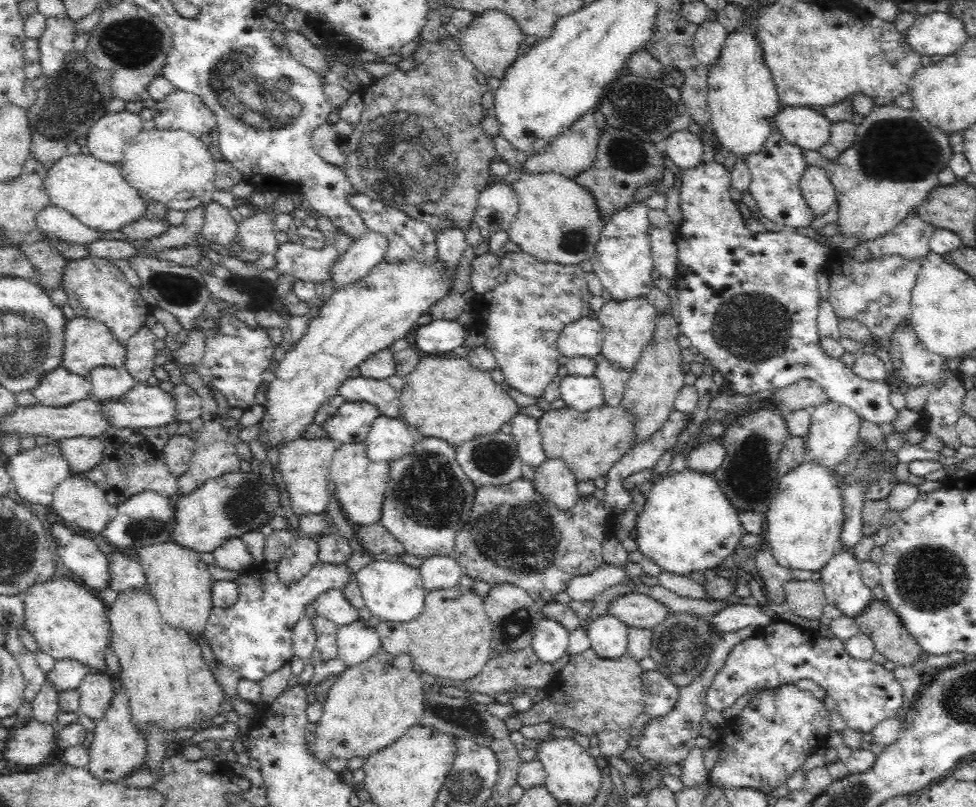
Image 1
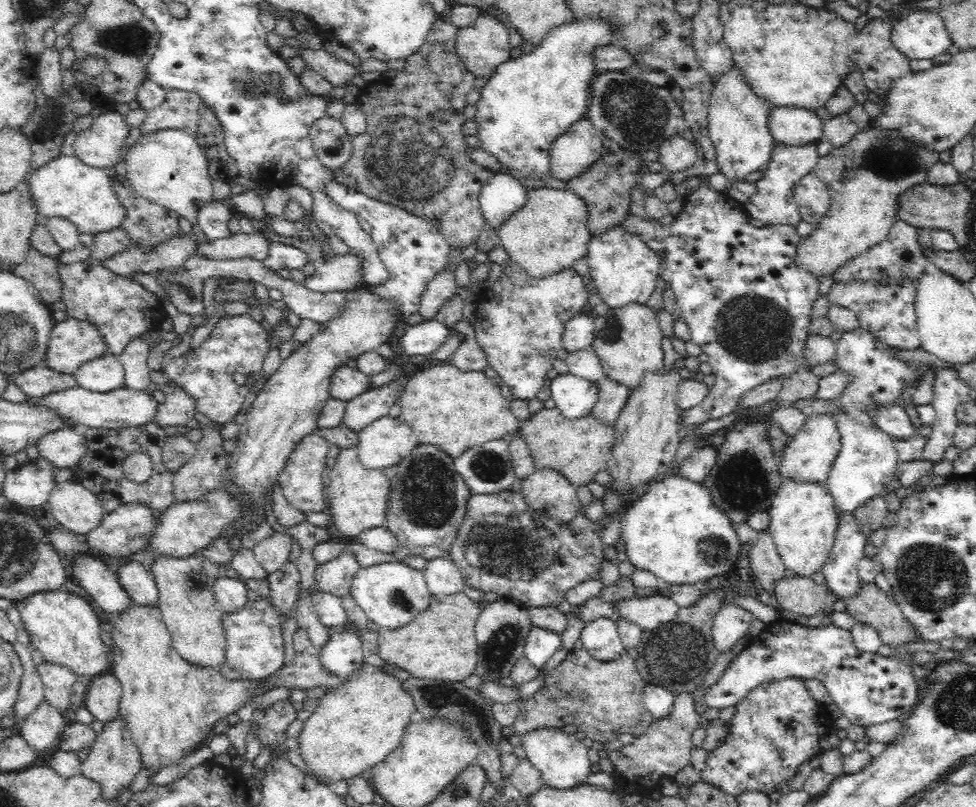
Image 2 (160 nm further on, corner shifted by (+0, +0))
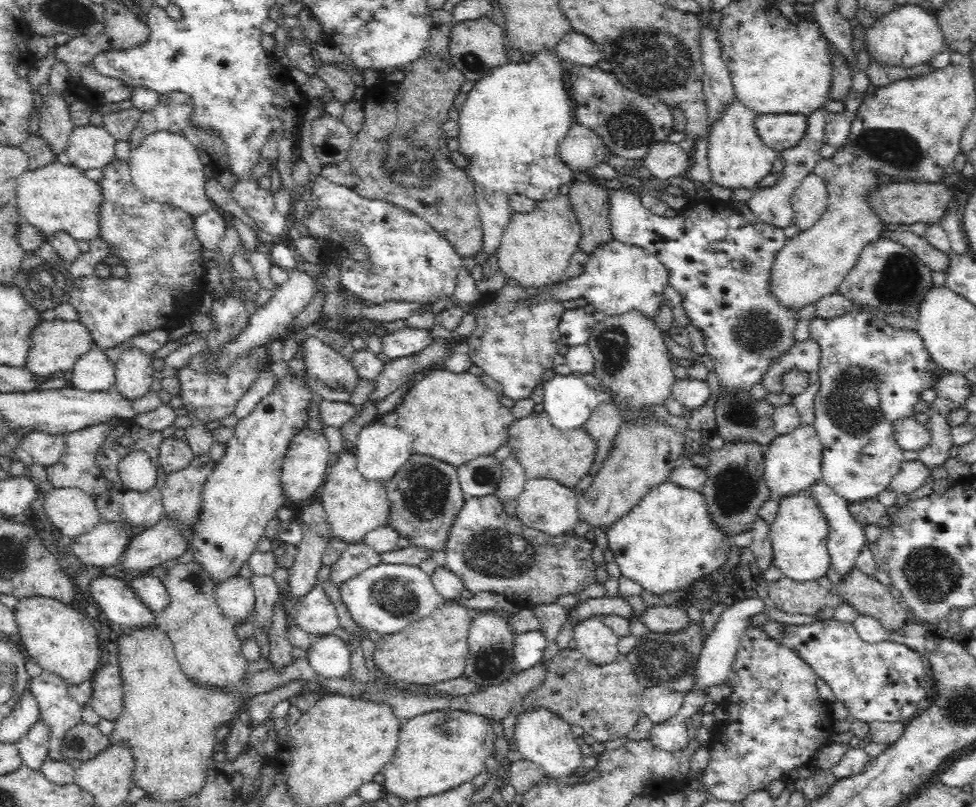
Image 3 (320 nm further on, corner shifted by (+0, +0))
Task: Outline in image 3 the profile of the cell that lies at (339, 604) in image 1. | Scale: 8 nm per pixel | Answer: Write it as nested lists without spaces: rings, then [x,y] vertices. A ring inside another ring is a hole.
[[[316,584],[304,601],[291,609],[292,624],[308,631],[312,639],[329,635],[339,627],[337,609],[322,584]]]

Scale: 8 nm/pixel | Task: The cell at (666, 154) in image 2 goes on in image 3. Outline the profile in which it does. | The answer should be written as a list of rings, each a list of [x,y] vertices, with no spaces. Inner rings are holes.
[[[662,141],[649,148],[648,154],[640,161],[641,172],[658,180],[681,176],[690,167],[692,154],[674,142]]]

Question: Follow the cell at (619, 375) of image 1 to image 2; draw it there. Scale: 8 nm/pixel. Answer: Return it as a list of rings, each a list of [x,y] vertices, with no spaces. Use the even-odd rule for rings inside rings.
[[[608,376],[600,378],[596,383],[599,388],[599,397],[592,409],[592,415],[614,425],[620,411],[626,404],[629,392],[628,385]]]

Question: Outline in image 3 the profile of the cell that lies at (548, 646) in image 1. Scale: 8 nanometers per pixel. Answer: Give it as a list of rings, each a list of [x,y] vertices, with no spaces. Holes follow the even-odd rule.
[[[542,631],[516,634],[516,638],[514,638],[515,666],[524,670],[534,668],[536,664],[540,664],[546,648],[548,648],[548,640]]]

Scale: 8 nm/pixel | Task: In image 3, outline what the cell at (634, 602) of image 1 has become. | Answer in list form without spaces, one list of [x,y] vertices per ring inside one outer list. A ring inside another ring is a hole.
[[[650,606],[640,614],[633,612],[631,618],[642,622],[652,632],[667,633],[682,627],[690,622],[687,611],[681,606]]]

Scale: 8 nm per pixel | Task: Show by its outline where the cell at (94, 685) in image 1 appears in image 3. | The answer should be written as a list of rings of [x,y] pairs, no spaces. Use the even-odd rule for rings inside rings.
[[[118,664],[102,665],[92,676],[89,704],[99,718],[115,721],[123,710],[123,686]]]

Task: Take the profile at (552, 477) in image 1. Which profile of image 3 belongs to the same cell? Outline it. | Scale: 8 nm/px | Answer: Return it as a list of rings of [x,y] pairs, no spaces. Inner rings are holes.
[[[532,478],[524,484],[517,498],[516,515],[531,528],[536,528],[551,536],[560,536],[574,529],[580,521],[578,514],[578,496],[575,490],[552,478]]]

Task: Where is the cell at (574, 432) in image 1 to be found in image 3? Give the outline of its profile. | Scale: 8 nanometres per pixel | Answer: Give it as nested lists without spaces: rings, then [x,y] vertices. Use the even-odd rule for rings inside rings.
[[[546,411],[516,419],[508,427],[505,444],[510,446],[511,454],[521,460],[527,473],[527,480],[540,477],[552,478],[572,489],[584,476],[589,475],[598,455],[598,443],[584,426],[559,429],[550,421],[550,415]]]

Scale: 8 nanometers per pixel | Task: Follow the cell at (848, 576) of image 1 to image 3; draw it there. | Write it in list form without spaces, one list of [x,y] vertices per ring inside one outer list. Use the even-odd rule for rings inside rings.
[[[822,480],[810,490],[816,501],[819,502],[819,506],[829,523],[827,551],[829,552],[830,568],[836,572],[836,576],[840,576],[841,579],[846,578],[848,572],[853,572],[854,568],[856,568],[856,558],[858,558],[860,550],[864,549],[868,544],[864,528],[849,512],[849,504],[844,499],[840,499],[840,496],[836,495]]]

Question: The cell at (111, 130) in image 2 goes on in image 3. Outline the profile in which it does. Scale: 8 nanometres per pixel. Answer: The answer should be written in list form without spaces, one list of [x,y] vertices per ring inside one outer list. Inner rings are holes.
[[[78,126],[67,142],[67,156],[72,165],[82,170],[108,166],[115,159],[116,139],[102,126]]]

